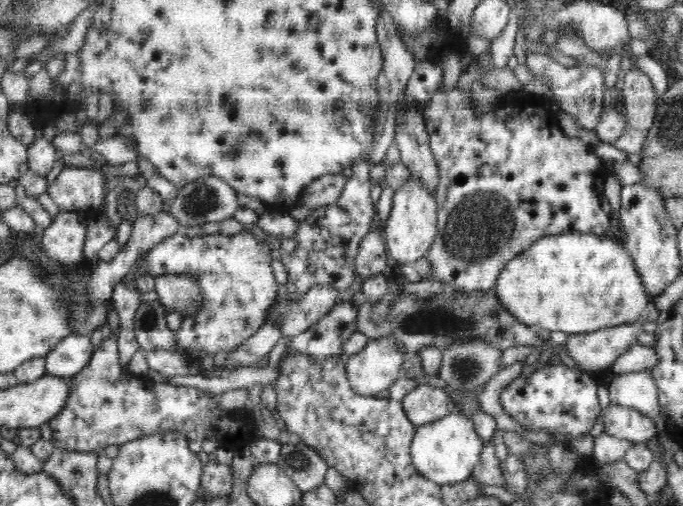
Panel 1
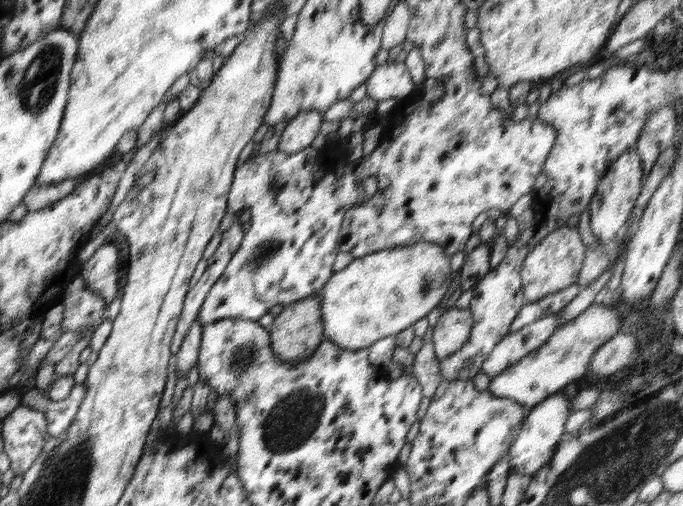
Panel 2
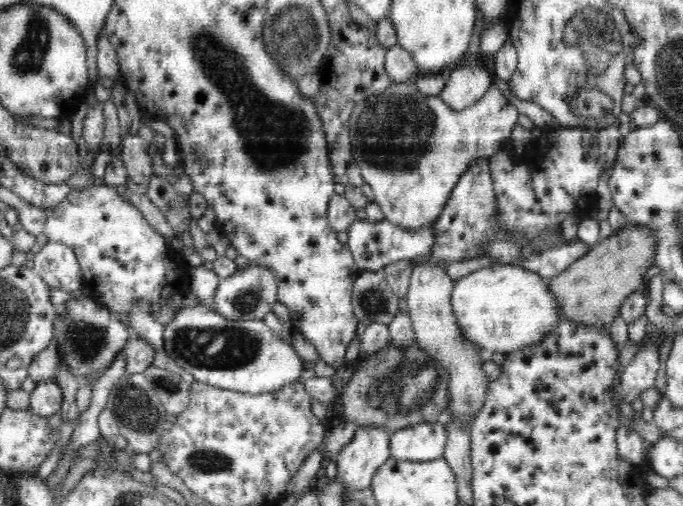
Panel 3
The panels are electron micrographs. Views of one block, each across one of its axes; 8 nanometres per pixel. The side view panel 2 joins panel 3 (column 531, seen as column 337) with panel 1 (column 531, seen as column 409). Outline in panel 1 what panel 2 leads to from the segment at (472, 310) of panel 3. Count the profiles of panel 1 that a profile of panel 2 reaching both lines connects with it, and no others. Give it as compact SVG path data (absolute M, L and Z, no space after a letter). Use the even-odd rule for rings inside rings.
M581 232L536 240L530 248L506 264L493 294L518 322L566 334L588 334L638 322L650 302L634 267L634 259L624 243L615 236Z

